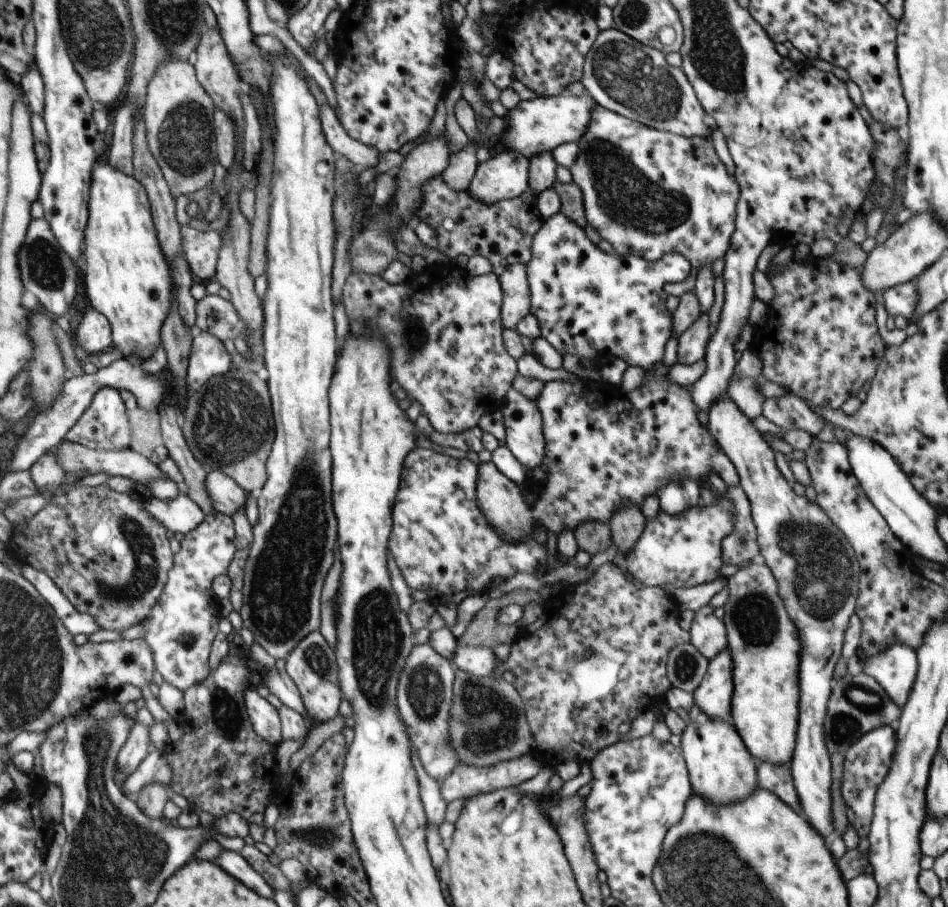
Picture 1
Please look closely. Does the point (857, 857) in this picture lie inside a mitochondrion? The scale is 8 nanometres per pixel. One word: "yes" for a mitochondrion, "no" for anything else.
no

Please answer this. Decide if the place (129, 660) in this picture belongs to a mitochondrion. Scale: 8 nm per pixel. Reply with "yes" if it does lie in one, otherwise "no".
no

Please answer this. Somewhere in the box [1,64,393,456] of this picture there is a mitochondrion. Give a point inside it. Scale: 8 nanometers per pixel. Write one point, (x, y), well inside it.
(184, 141)

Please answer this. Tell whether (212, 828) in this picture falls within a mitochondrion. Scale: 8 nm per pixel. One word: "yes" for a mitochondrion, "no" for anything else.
no

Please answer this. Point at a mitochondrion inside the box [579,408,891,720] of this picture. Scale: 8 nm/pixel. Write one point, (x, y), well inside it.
(822, 567)

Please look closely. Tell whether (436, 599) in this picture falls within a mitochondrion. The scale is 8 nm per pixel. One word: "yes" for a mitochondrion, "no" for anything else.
no

